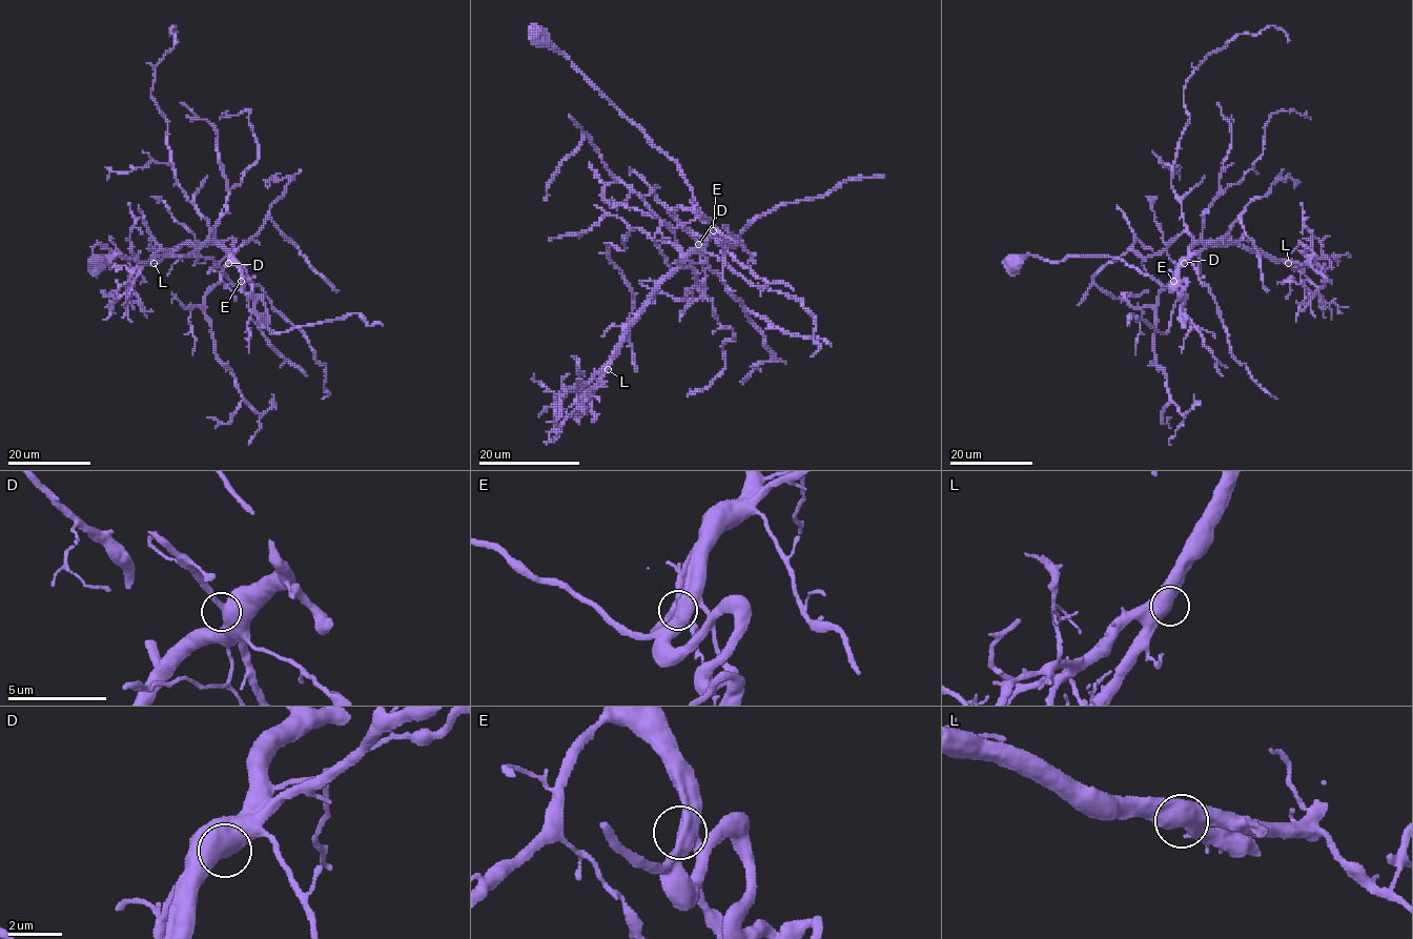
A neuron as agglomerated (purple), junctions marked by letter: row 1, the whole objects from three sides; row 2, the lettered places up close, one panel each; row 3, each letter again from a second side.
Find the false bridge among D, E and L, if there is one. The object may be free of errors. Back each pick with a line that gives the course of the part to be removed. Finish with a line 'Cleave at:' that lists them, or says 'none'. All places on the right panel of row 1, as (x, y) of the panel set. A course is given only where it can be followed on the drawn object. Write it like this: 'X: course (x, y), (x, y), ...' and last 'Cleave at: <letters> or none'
Cleave at: none

